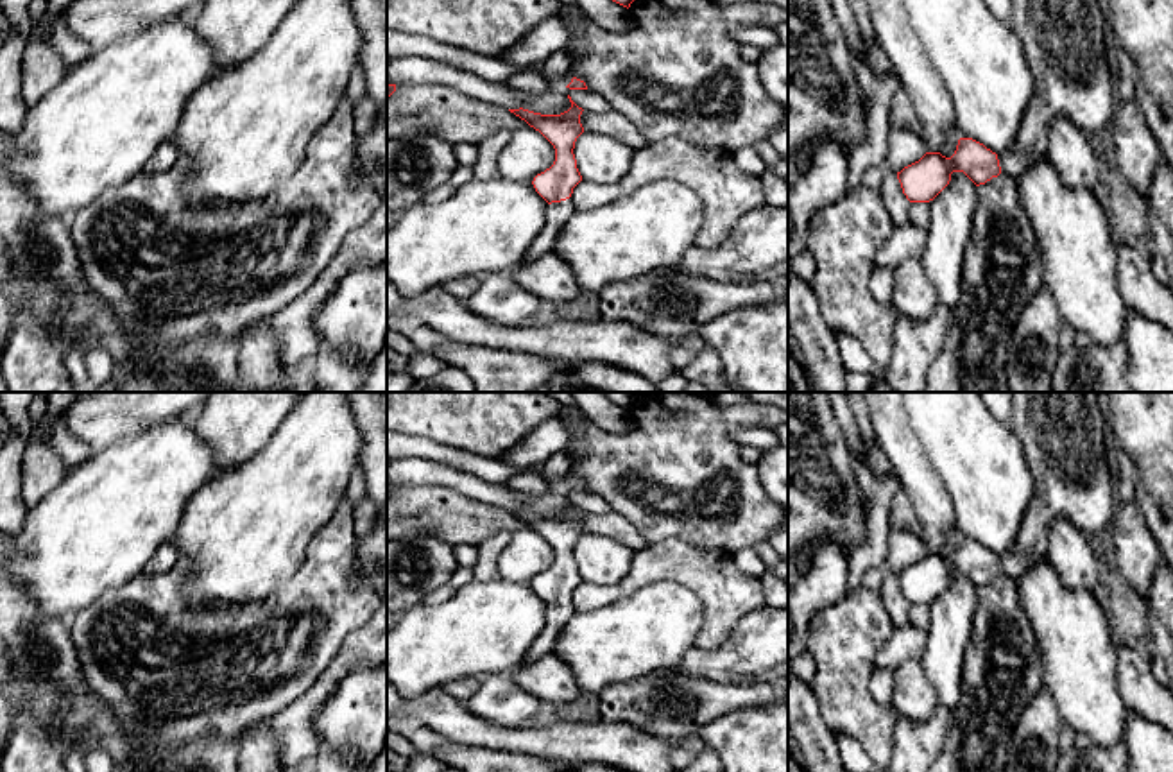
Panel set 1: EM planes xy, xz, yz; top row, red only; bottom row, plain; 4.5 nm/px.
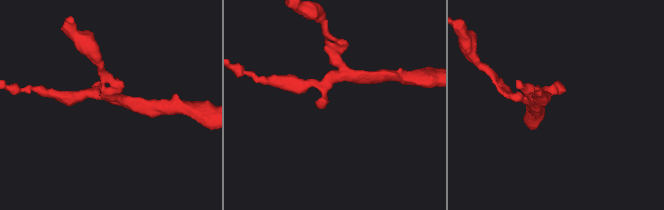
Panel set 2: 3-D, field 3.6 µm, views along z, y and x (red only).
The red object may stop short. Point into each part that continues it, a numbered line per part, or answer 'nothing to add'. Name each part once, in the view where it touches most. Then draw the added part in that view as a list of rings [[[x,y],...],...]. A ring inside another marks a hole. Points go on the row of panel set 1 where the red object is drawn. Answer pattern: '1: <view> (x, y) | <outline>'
1: xz (557, 214) | [[[571,199],[548,204],[544,226],[539,231],[539,235],[534,238],[534,242],[530,244],[521,265],[528,265],[537,256],[552,253],[561,227],[566,224],[566,220],[575,211],[577,211],[577,208],[571,202]]]

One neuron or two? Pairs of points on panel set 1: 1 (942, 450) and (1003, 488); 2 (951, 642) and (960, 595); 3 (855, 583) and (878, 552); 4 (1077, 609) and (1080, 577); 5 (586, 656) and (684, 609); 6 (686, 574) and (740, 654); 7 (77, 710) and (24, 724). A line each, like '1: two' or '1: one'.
1: one
2: one
3: one
4: two
5: one
6: two
7: two

